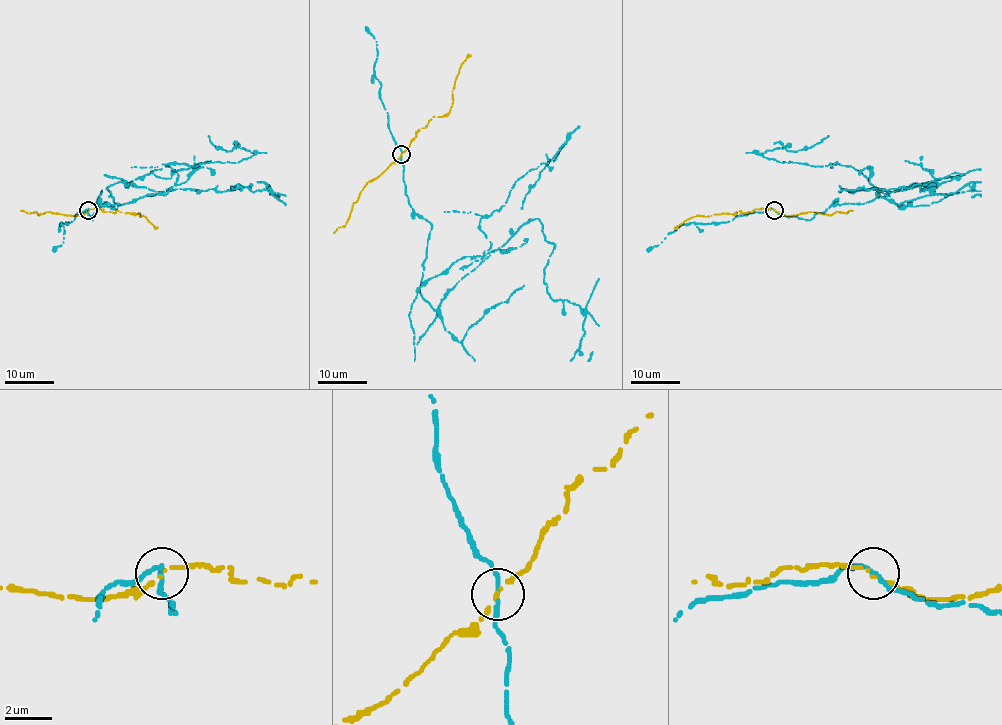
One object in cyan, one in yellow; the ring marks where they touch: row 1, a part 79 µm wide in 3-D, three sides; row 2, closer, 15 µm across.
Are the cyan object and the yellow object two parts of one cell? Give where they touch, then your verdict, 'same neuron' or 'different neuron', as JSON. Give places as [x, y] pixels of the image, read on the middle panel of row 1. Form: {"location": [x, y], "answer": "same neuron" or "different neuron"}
{"location": [401, 154], "answer": "different neuron"}

